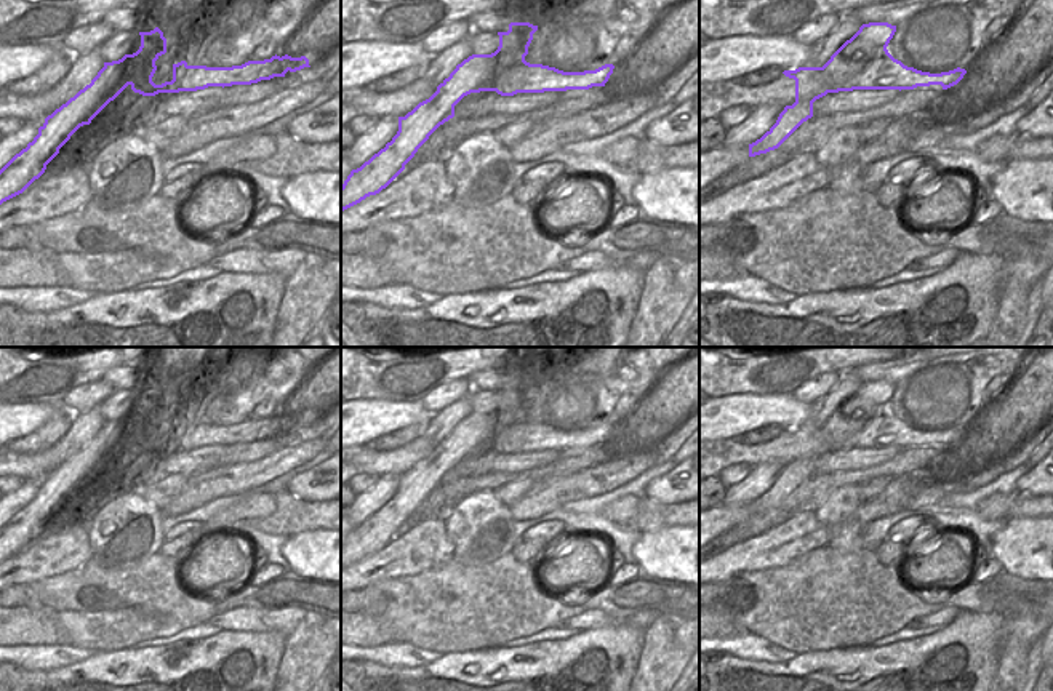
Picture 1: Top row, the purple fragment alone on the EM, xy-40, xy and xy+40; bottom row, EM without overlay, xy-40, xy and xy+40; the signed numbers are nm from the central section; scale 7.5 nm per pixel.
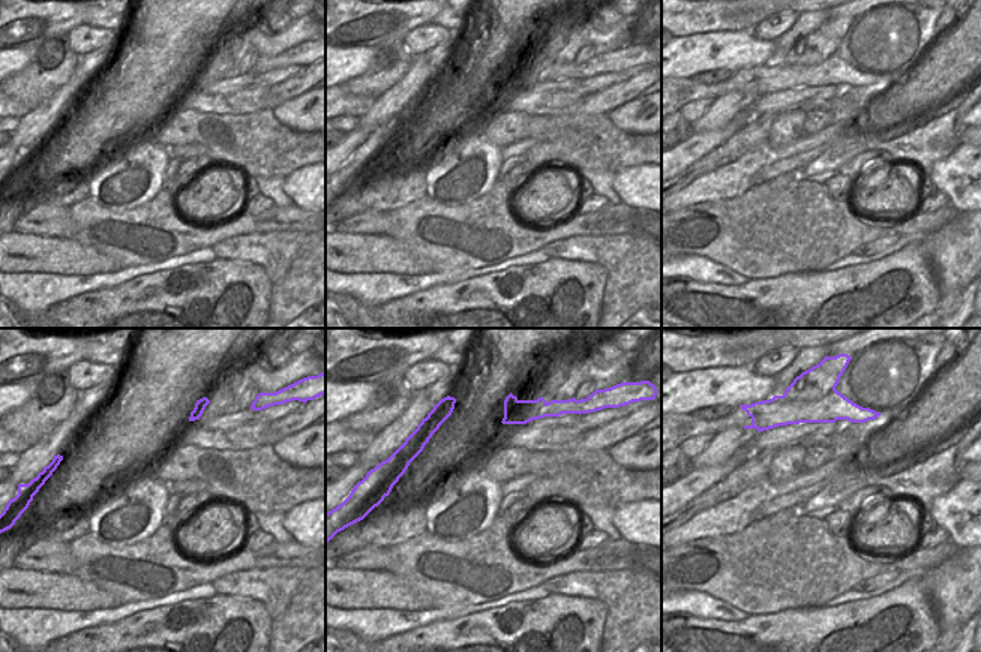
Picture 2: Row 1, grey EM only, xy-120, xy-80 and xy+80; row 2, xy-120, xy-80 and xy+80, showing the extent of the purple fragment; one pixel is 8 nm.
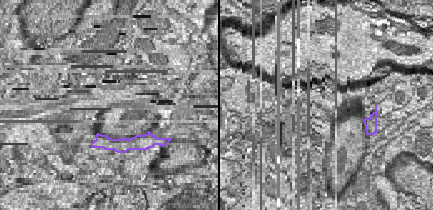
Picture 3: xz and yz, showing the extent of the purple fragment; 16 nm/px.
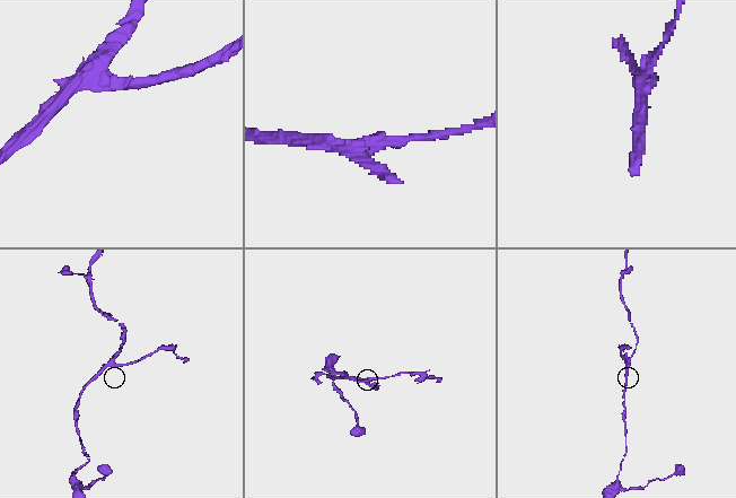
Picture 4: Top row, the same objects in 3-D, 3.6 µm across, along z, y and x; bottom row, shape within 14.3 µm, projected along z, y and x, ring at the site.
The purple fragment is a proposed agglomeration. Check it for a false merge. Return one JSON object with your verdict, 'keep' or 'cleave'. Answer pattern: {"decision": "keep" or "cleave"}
{"decision": "cleave"}

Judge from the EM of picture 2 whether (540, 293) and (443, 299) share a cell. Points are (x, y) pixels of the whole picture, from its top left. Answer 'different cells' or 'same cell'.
same cell

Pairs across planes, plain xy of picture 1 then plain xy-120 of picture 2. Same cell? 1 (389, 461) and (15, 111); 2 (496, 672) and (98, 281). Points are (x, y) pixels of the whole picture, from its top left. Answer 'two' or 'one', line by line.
1: one
2: two

